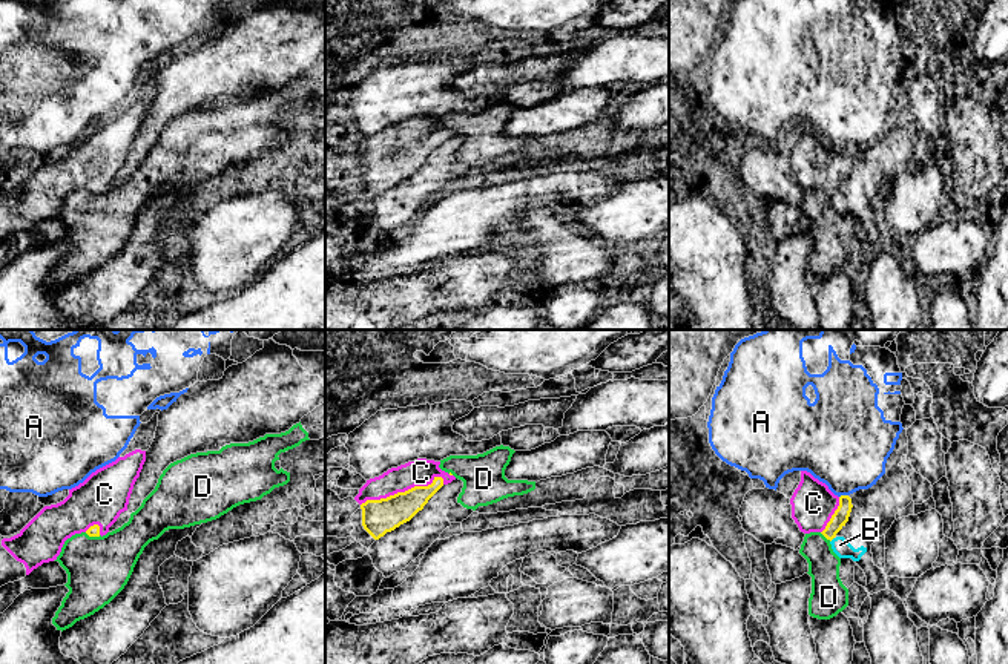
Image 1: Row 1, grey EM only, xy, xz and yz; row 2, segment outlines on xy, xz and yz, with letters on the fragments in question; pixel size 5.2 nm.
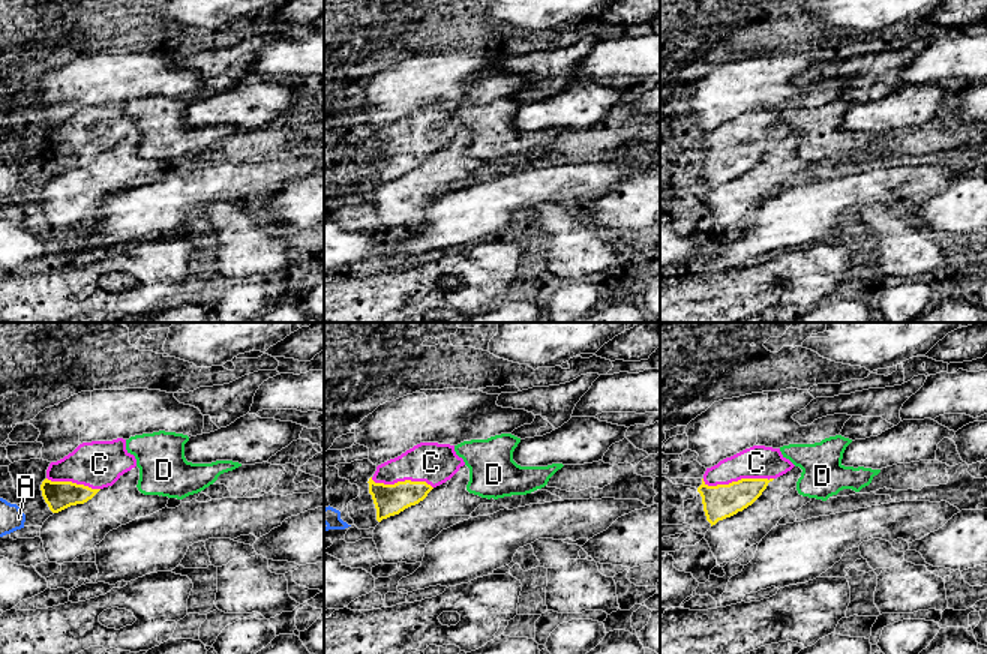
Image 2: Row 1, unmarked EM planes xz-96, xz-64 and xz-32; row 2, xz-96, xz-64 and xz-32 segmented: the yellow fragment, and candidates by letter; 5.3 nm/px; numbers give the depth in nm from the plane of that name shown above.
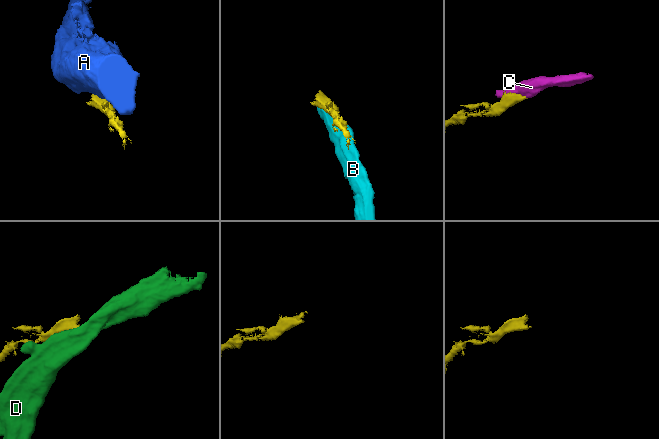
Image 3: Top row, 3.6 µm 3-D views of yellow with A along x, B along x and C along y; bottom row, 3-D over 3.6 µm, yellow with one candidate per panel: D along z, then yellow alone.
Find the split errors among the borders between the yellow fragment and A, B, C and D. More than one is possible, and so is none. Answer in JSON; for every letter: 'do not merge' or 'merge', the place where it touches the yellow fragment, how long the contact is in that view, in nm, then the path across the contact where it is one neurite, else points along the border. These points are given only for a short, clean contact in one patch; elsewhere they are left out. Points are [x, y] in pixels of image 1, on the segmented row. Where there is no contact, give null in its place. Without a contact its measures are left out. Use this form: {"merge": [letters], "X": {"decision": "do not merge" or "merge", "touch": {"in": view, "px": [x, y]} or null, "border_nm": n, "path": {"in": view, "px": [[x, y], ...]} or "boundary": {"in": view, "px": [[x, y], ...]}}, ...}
{"merge": ["C"], "A": {"decision": "do not merge", "touch": {"in": "yz", "px": [843, 496]}, "border_nm": 50, "boundary": {"in": "yz", "px": [[847, 494], [840, 497]]}}, "B": {"decision": "do not merge", "touch": {"in": "yz", "px": [832, 539]}, "border_nm": 40, "boundary": {"in": "yz", "px": [[833, 537], [830, 542]]}}, "C": {"decision": "merge", "touch": {"in": "xz", "px": [402, 493]}, "border_nm": 460}, "D": {"decision": "do not merge", "touch": {"in": "yz", "px": [826, 537]}, "border_nm": 80, "boundary": {"in": "yz", "px": [[820, 532], [830, 540]]}}}

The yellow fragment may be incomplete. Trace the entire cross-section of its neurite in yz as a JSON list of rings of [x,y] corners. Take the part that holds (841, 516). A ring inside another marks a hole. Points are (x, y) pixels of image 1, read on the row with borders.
[[[801,471],[801,482],[790,505],[792,518],[801,532],[821,532],[830,541],[845,526],[853,508],[848,495],[835,495],[807,471]]]

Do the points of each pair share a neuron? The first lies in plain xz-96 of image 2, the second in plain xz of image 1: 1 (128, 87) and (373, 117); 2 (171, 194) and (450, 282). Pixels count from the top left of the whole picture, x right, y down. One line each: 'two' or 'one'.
1: one
2: two

